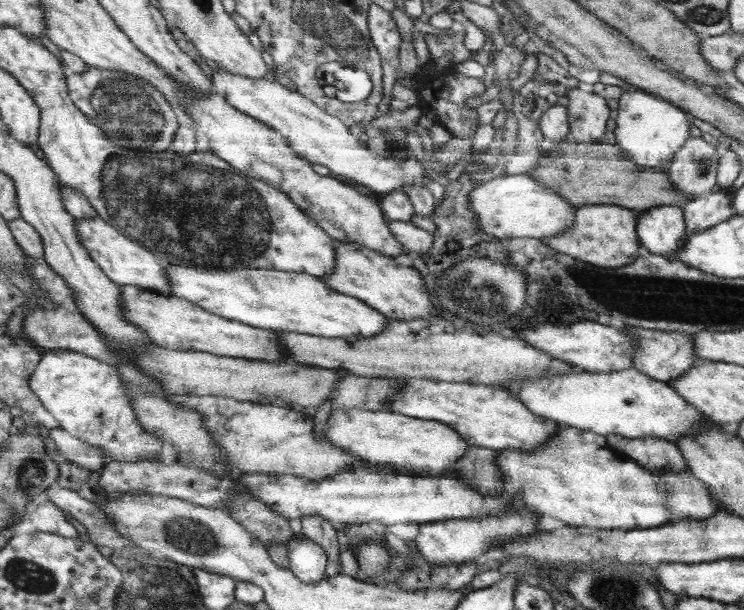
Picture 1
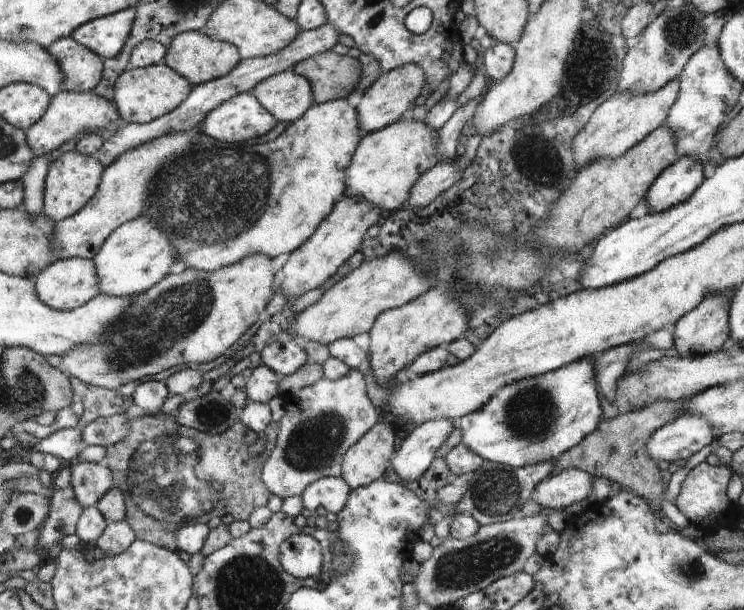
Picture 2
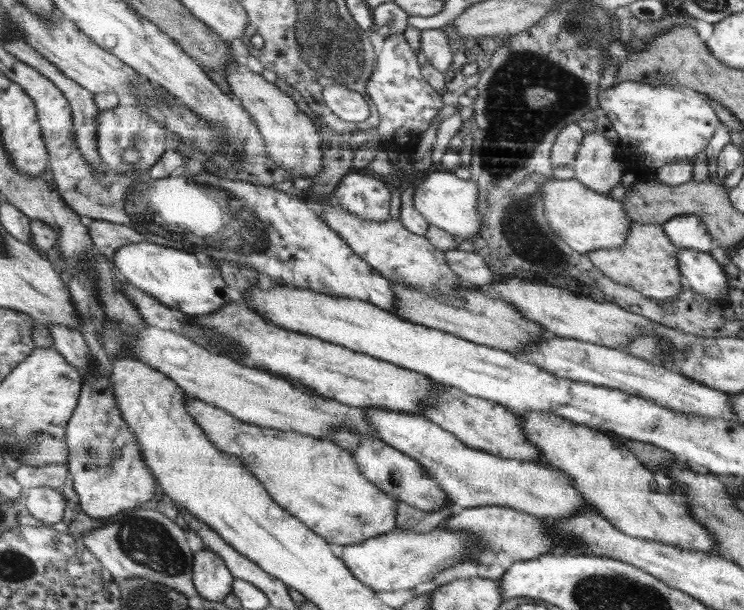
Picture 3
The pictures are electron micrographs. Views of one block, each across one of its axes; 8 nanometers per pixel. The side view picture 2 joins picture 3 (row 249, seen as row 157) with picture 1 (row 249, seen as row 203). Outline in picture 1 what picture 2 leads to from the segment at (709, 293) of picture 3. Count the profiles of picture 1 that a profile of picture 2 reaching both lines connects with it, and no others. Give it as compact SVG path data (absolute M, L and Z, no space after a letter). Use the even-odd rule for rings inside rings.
M654 206L638 214L637 234L641 245L652 254L674 259L689 238L683 206Z

